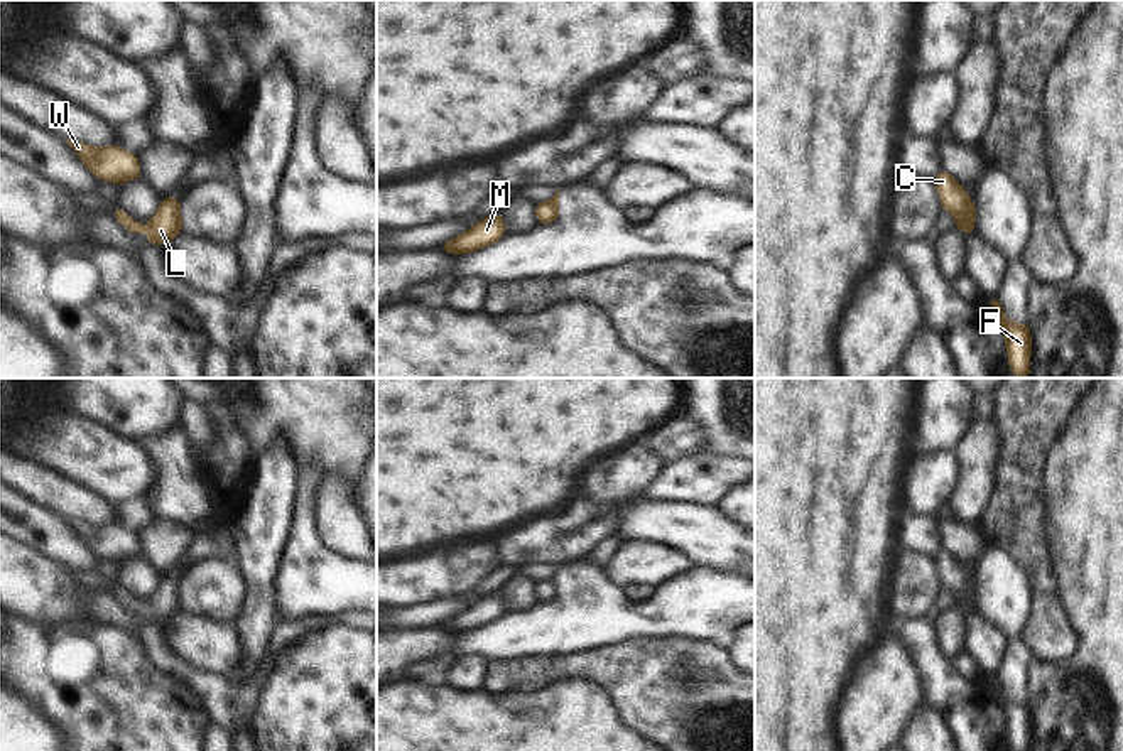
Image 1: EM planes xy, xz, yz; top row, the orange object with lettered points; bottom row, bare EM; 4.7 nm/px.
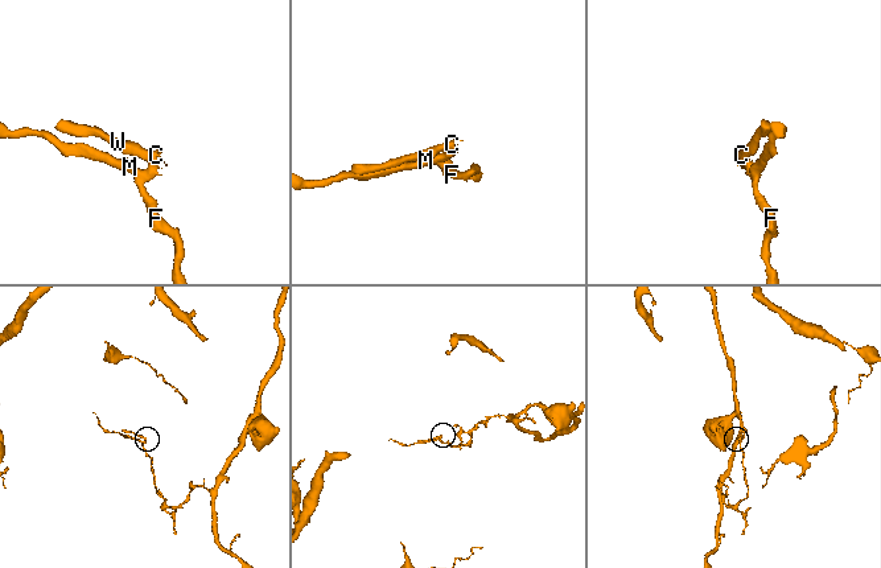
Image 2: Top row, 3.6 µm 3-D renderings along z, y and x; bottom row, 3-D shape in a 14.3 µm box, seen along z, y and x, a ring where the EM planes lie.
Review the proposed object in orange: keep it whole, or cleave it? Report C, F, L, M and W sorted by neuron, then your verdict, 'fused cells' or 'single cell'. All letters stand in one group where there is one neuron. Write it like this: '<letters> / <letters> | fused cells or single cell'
C W / F L M | fused cells

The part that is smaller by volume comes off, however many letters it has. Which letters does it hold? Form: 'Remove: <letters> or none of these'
Remove: C, W

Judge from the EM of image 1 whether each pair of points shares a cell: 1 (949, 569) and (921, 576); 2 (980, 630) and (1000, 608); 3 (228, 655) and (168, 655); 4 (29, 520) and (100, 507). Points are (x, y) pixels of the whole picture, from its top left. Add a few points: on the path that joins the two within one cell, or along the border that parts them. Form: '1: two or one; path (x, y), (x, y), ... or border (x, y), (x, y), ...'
1: two; border (933, 557), (943, 586)
2: two; border (976, 610), (1009, 638)
3: two; border (162, 626), (179, 655), (215, 674)
4: two; border (24, 493), (66, 517)

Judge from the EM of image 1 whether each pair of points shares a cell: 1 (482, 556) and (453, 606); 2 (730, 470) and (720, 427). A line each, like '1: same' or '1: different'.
1: different
2: different

